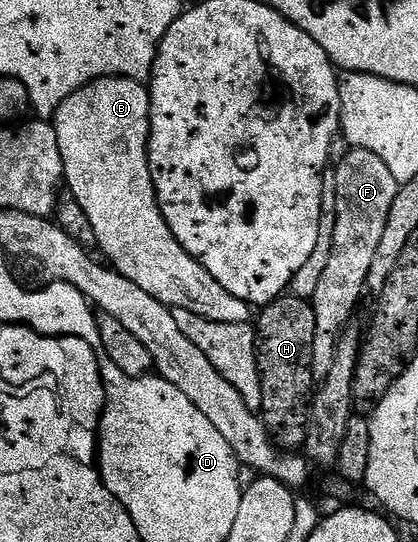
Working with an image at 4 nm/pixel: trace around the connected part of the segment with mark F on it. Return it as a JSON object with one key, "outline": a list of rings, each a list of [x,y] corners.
{"outline":[[[356,148],[348,152],[350,154],[337,166],[337,175],[331,178],[335,232],[327,268],[323,268],[319,288],[315,288],[315,296],[311,300],[315,312],[315,344],[311,348],[311,360],[313,376],[317,380],[325,378],[327,372],[331,372],[341,333],[354,321],[357,301],[365,290],[365,281],[373,270],[373,261],[381,250],[381,241],[386,241],[385,229],[389,223],[391,204],[395,204],[399,189],[395,176],[391,176],[391,168],[387,168],[387,164],[383,164],[375,152]]]}

